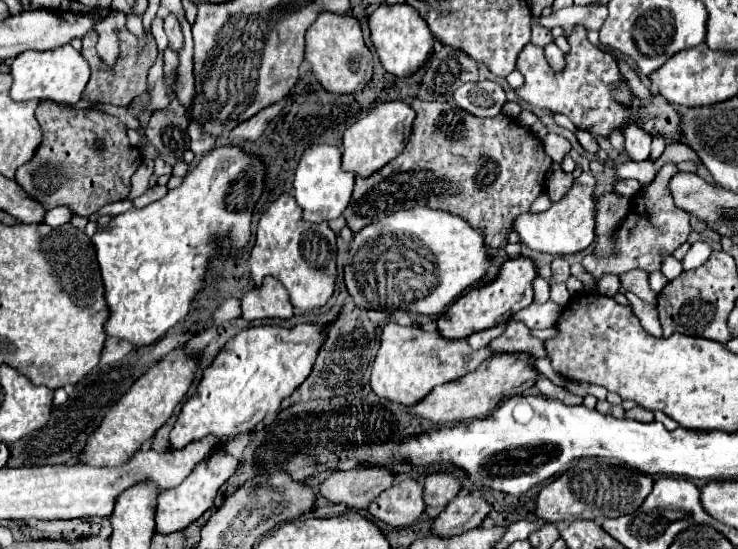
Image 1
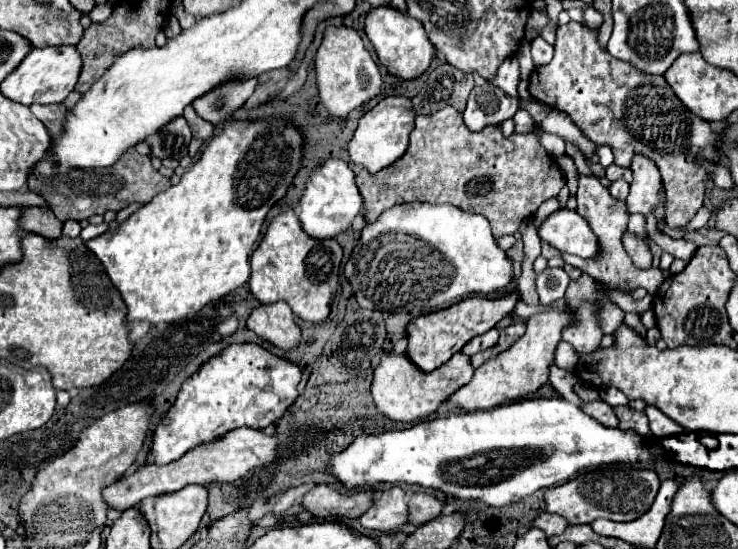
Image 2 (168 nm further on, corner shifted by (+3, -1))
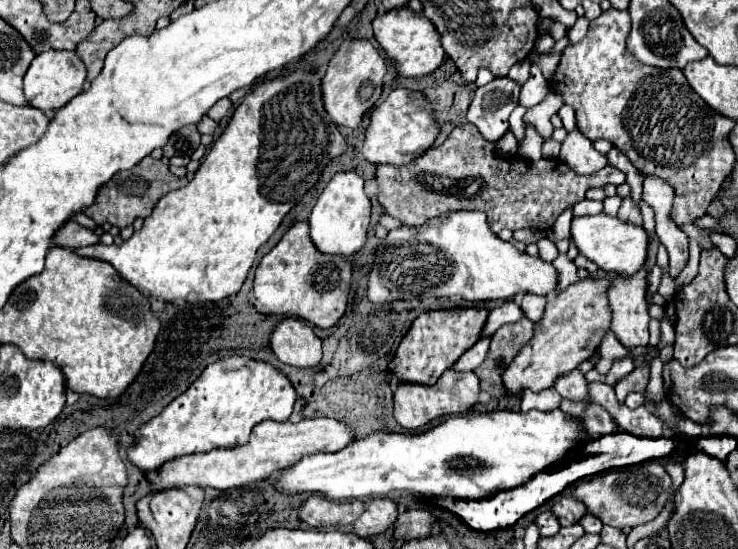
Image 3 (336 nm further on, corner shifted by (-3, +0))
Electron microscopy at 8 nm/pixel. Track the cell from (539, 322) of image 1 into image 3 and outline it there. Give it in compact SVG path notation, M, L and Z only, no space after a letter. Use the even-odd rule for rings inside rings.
M489 338L485 340L477 340L453 366L453 370L457 372L469 372L469 370L475 370L487 356L487 350L489 350Z

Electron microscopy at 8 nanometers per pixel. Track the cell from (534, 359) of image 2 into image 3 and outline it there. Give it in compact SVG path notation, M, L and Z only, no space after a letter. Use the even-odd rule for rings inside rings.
M583 278L563 292L547 296L547 308L541 322L535 324L535 336L515 356L511 366L503 374L503 384L511 392L521 390L545 390L555 384L561 374L575 370L581 362L589 360L599 348L603 336L611 328L611 306L607 290L611 282L607 278Z

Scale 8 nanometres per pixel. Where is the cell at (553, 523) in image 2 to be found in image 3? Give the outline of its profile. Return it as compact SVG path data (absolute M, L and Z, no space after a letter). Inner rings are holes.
M567 494L557 504L553 504L551 510L559 516L561 526L573 526L573 524L577 524L585 516L587 506L583 506L581 500L577 500L571 494Z

